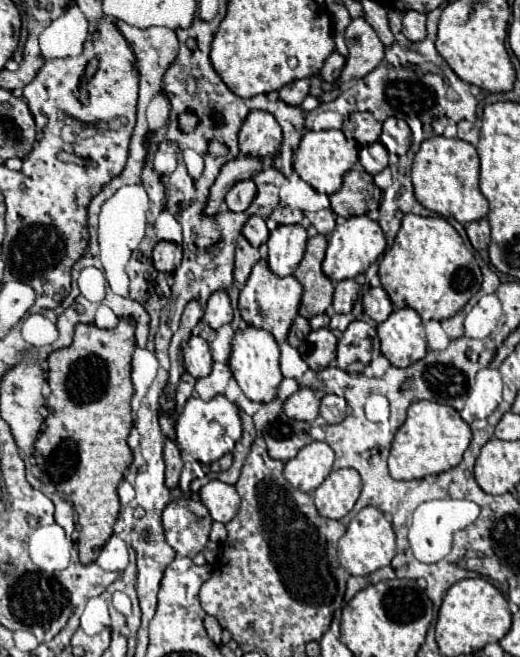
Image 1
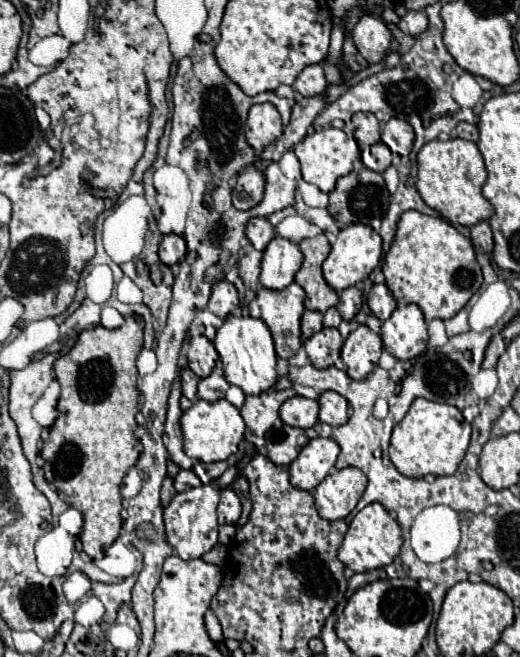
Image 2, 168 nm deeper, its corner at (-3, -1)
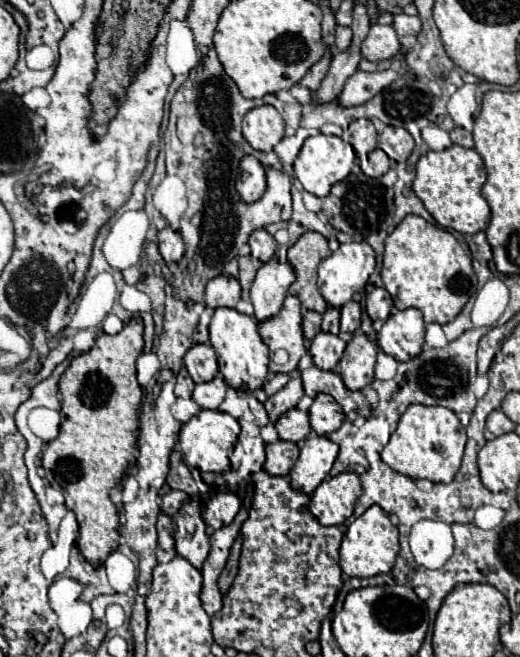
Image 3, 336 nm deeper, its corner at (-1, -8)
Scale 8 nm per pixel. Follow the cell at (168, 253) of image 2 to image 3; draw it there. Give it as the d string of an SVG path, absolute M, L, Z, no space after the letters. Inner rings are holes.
M170 227L158 231L158 247L160 247L160 253L166 263L174 263L174 261L182 259L182 255L184 255L182 237L178 231L174 231Z

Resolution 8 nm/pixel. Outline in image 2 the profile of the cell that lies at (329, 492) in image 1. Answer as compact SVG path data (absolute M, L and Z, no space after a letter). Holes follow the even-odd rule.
M358 468L332 470L314 492L318 514L326 520L346 518L362 498L366 484L368 478Z

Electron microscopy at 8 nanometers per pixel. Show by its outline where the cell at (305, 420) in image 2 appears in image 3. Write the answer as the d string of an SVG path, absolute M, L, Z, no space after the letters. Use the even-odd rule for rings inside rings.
M290 409L284 415L280 415L280 419L276 421L276 431L278 437L284 441L292 441L298 443L302 439L308 437L310 433L310 421L308 421L308 413L300 411L300 409Z

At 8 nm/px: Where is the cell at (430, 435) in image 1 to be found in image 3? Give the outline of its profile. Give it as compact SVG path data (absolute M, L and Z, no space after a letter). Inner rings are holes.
M410 405L398 421L398 429L392 433L388 445L382 449L382 461L390 465L394 471L410 477L410 479L430 479L434 483L450 483L460 469L460 461L466 445L466 429L454 411L446 407L428 407L428 405Z

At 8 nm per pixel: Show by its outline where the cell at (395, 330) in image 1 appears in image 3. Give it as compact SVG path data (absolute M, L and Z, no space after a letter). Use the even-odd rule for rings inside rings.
M394 309L378 331L378 345L396 361L408 361L422 351L424 329L426 325L418 309Z

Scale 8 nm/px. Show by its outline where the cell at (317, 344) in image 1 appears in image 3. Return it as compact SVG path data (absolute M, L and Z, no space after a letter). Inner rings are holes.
M320 331L314 337L312 347L310 347L310 355L314 359L314 365L324 371L334 369L334 365L340 361L340 357L344 353L344 347L346 347L346 343L338 335Z

